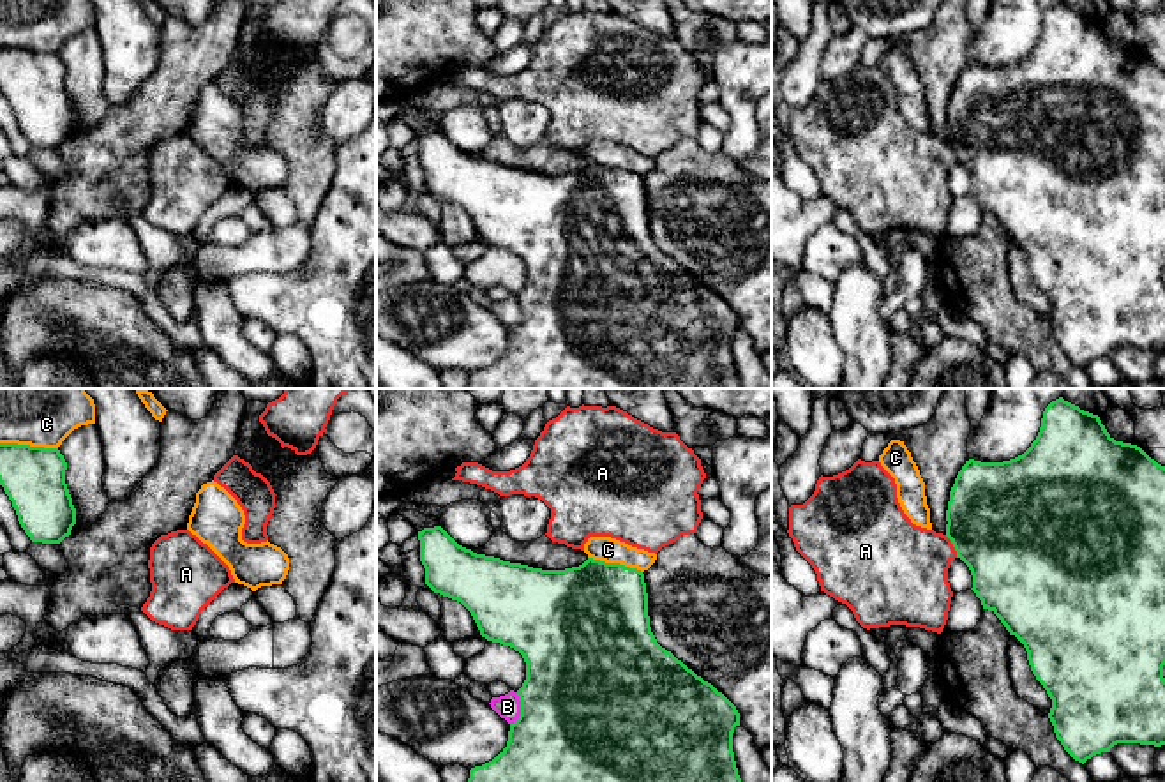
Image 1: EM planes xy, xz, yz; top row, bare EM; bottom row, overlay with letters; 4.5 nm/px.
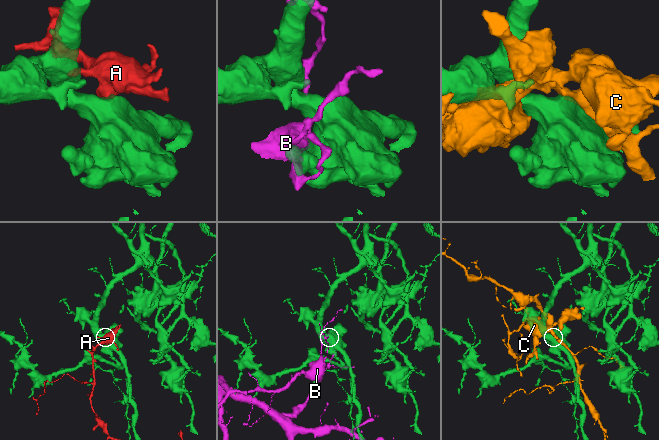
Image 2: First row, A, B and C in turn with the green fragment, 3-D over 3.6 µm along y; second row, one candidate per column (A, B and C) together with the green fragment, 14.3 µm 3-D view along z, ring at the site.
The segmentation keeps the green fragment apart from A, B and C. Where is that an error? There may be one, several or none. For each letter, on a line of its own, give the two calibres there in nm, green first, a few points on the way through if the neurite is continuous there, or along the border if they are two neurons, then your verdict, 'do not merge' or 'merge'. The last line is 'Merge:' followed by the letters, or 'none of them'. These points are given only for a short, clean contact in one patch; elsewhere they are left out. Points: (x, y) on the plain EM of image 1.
A: 500 nm thick on the green side, 400 nm on the other; border along yz (945, 140), (957, 161); do not merge
B: 500 nm thick on the green side, 110 nm on the other; do not merge
C: 280 nm thick on the green side, 240 nm on the other; do not merge
Merge: none of them

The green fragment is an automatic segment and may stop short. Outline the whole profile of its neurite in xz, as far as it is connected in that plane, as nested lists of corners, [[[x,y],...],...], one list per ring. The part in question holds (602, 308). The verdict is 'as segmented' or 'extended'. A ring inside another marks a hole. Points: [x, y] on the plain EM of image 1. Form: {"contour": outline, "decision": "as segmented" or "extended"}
{"contour": [[[441,131],[424,132],[418,136],[418,145],[425,189],[434,198],[461,207],[471,217],[482,242],[514,252],[526,267],[526,284],[517,295],[521,320],[510,328],[507,351],[492,365],[471,372],[468,388],[741,388],[733,357],[733,337],[740,330],[740,318],[722,297],[657,247],[650,231],[648,198],[641,175],[593,162],[565,175],[533,173],[477,159],[459,150]]], "decision": "as segmented"}

